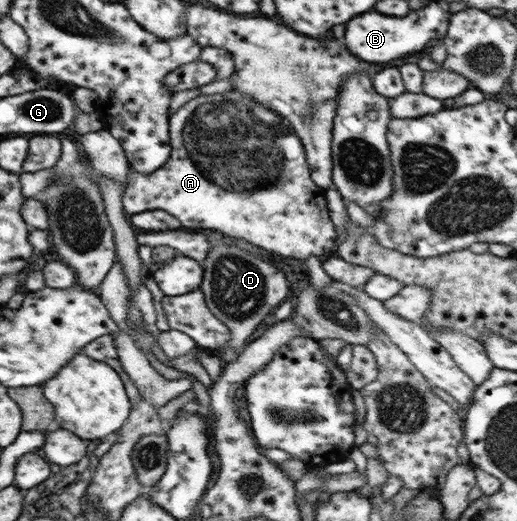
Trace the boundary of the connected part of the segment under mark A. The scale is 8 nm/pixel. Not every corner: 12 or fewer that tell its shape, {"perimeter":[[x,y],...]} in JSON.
{"perimeter":[[236,89],[168,115],[127,215],[285,258],[340,236],[305,147]]}

